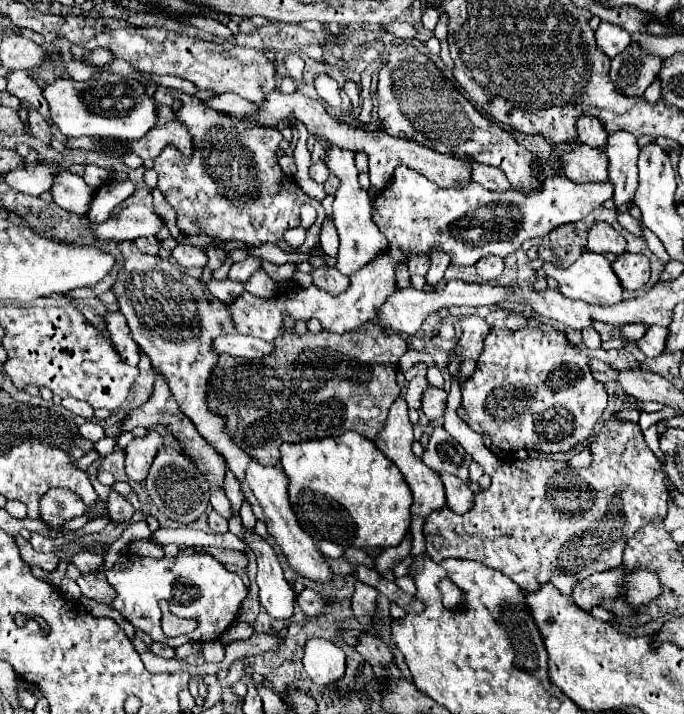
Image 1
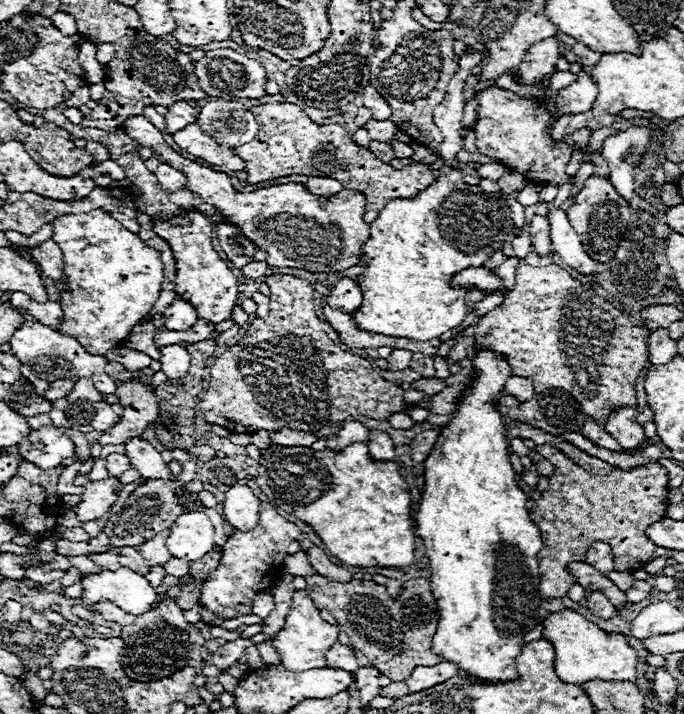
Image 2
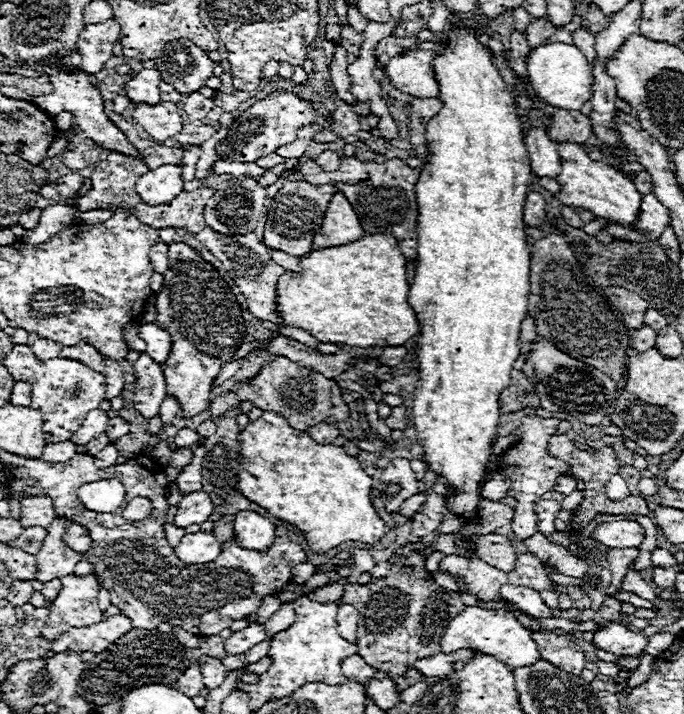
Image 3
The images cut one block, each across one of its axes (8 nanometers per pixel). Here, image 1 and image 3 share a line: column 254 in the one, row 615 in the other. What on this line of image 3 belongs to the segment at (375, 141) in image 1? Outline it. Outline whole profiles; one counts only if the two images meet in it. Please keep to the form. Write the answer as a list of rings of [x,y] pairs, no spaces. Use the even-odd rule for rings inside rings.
[[[122,614],[108,616],[94,626],[82,626],[82,628],[68,630],[66,634],[60,634],[54,640],[52,654],[66,652],[66,650],[78,650],[78,652],[90,650],[98,654],[98,652],[104,652],[112,642],[116,642],[120,636],[124,636],[130,630],[132,630],[130,618]]]

